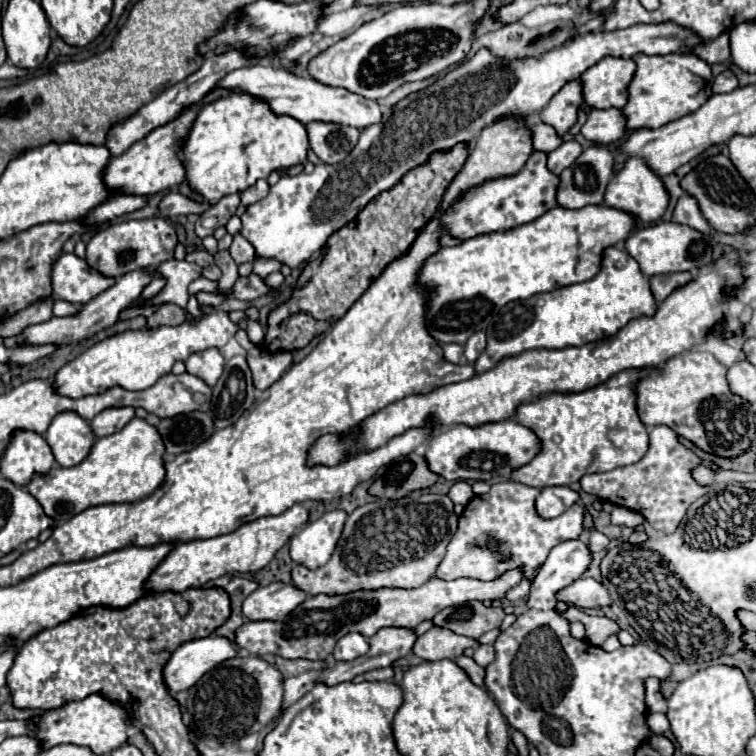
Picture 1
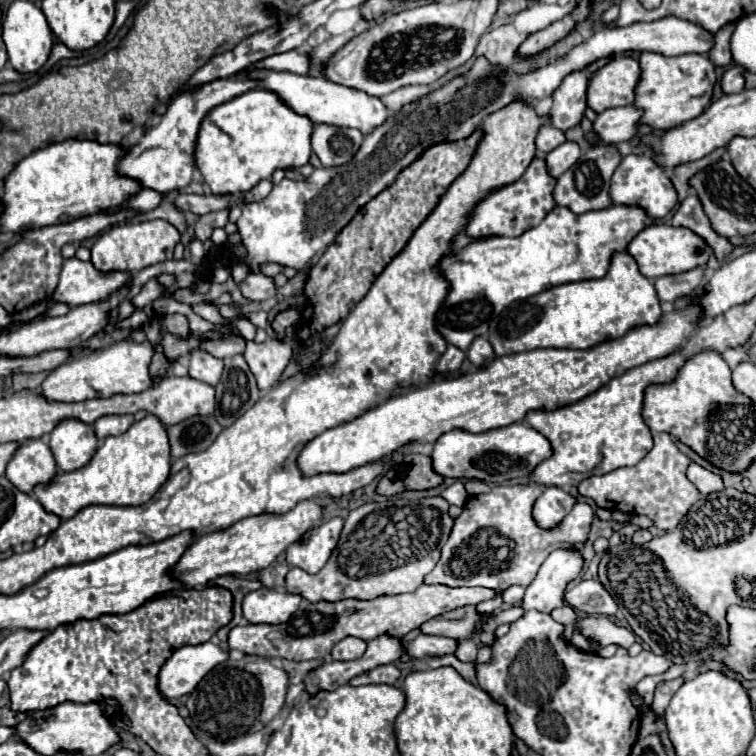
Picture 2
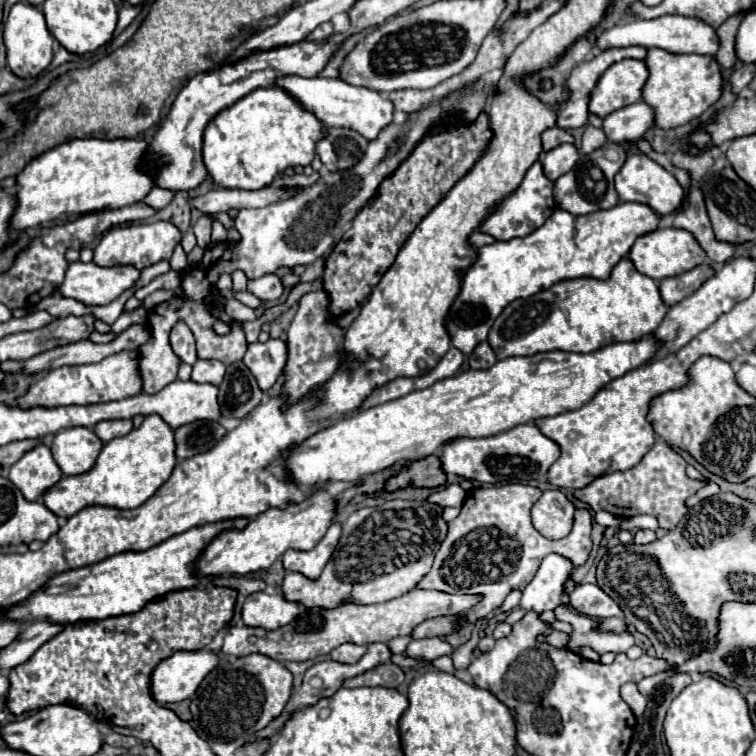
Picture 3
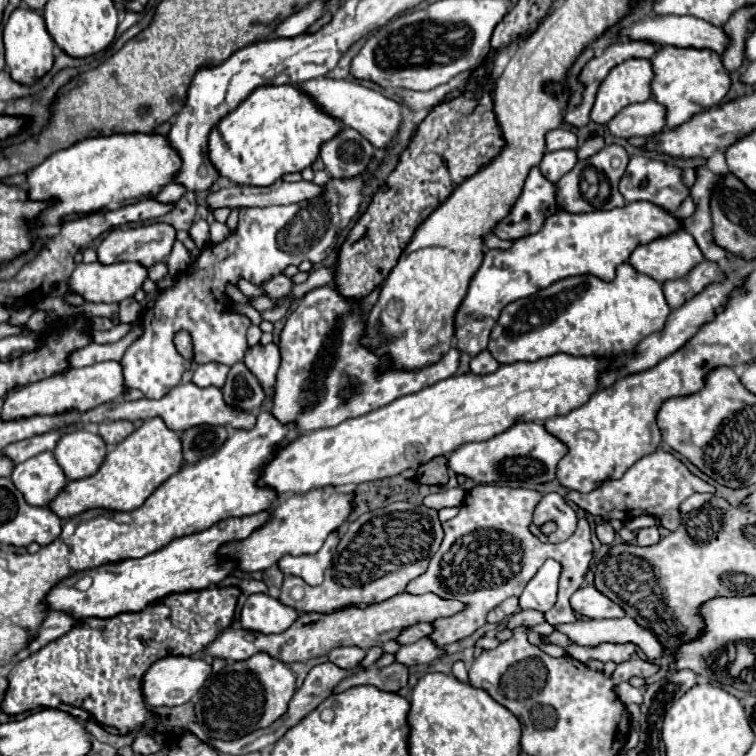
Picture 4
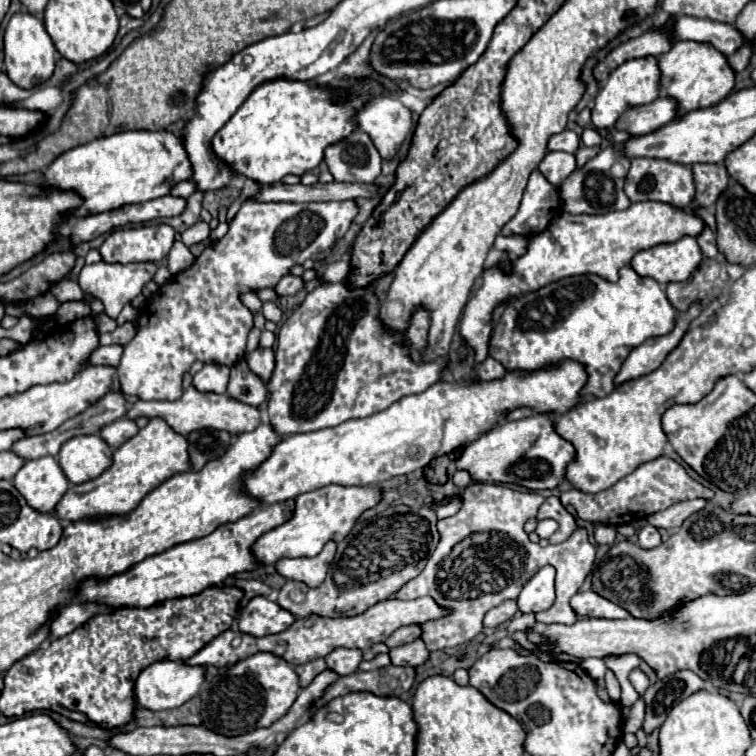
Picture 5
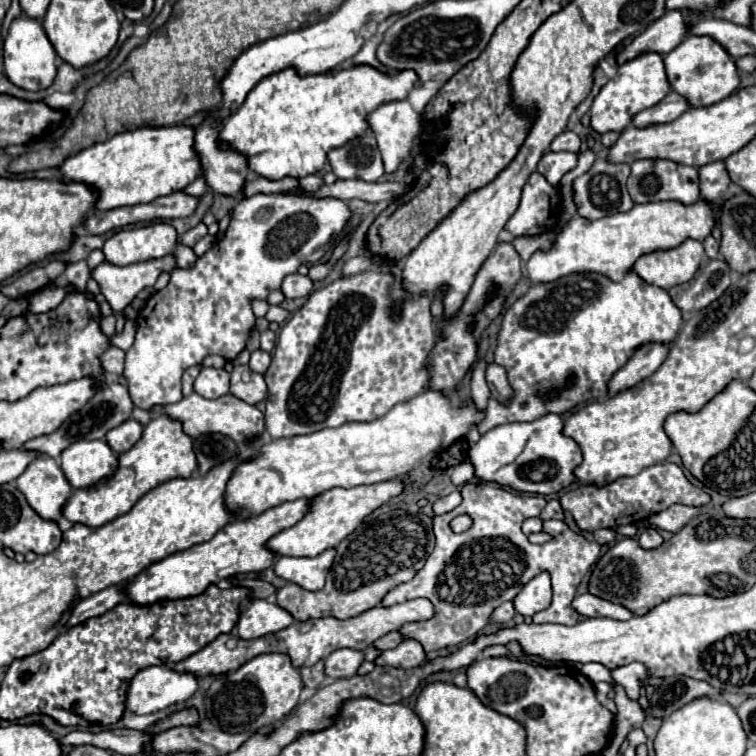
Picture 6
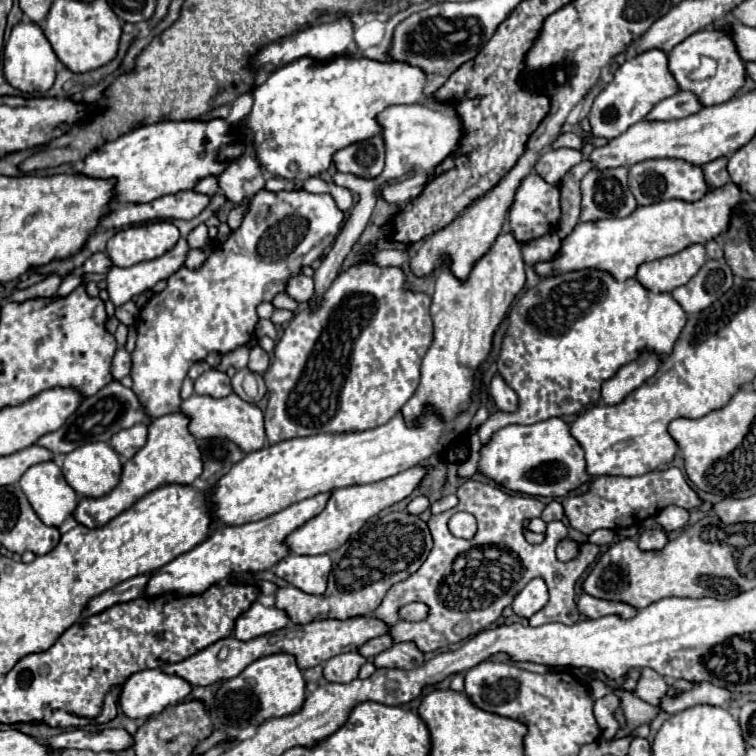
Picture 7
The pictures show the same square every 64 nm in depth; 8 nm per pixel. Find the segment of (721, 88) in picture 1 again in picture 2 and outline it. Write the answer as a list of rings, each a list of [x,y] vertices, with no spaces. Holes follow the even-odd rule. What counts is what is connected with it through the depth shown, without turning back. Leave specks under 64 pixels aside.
[[[734,64],[732,68],[728,68],[728,70],[724,72],[722,80],[720,80],[722,92],[726,92],[726,94],[742,92],[742,90],[744,90],[744,76],[742,76],[742,72],[744,72],[744,68],[740,68],[740,66],[736,66],[736,64]]]

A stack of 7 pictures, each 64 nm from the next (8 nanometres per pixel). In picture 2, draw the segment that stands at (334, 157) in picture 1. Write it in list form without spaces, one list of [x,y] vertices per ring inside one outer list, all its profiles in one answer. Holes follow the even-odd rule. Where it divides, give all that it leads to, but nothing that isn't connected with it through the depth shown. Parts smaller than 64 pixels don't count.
[[[314,124],[312,150],[322,166],[346,164],[362,144],[362,132],[356,128],[338,128],[328,124]]]

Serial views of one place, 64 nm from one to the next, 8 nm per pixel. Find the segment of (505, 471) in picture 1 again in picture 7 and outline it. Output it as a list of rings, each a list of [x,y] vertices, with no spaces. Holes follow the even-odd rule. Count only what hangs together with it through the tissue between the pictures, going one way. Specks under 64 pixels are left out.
[[[550,418],[530,426],[510,424],[496,430],[480,448],[478,472],[508,490],[550,498],[564,498],[590,480],[582,448],[570,436],[568,424],[562,418]]]

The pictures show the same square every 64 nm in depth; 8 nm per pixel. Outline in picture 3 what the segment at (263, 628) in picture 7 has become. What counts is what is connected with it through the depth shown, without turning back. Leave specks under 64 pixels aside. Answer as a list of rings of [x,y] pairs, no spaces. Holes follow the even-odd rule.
[[[254,592],[244,602],[242,620],[246,626],[276,630],[298,616],[298,606],[298,602],[290,602],[282,594],[270,596],[266,592]]]

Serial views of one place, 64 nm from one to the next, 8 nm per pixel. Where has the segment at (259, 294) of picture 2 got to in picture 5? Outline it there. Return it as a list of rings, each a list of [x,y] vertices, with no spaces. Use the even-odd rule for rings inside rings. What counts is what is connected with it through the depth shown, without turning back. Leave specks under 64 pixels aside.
[[[286,274],[286,276],[282,276],[282,280],[278,280],[278,284],[274,286],[274,292],[278,296],[292,296],[292,294],[296,294],[302,288],[304,288],[302,278],[296,278],[292,274]]]

